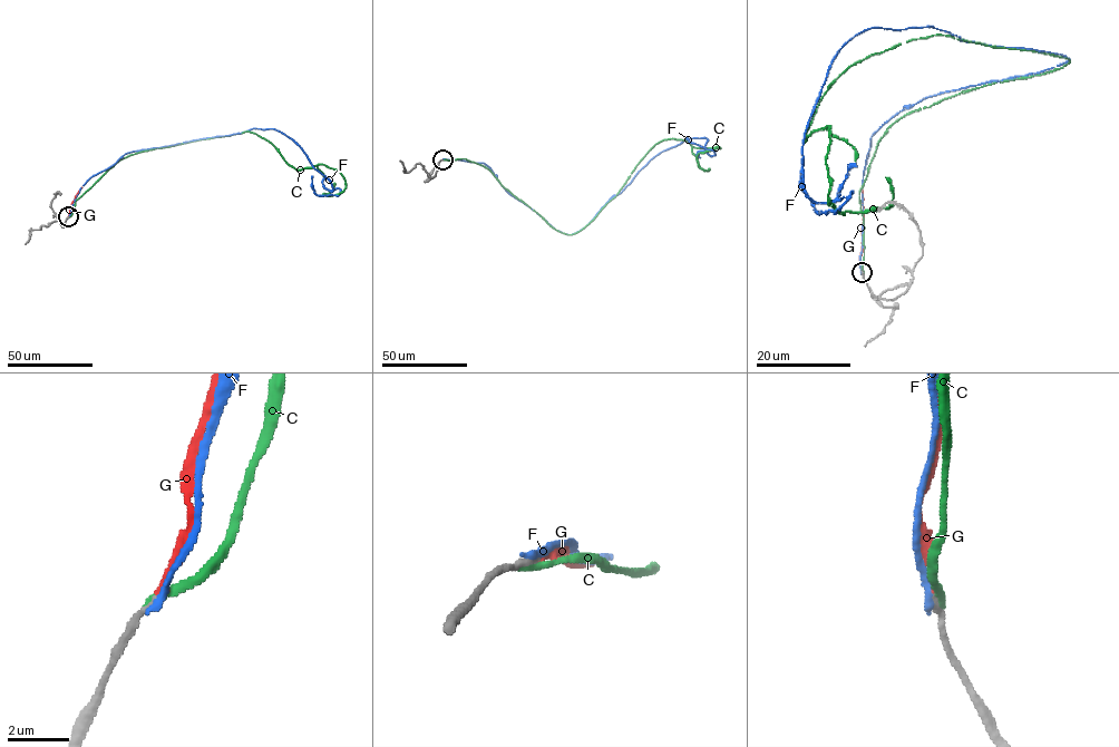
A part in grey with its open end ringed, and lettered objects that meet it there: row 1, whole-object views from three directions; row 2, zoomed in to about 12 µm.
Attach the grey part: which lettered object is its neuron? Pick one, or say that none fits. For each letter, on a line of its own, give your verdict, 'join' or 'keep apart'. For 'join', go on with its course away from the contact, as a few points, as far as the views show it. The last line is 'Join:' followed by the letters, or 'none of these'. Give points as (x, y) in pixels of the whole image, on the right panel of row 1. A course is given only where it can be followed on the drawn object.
C: keep apart
F: keep apart
G: join | via (862, 272), (863, 190)
Join: G

